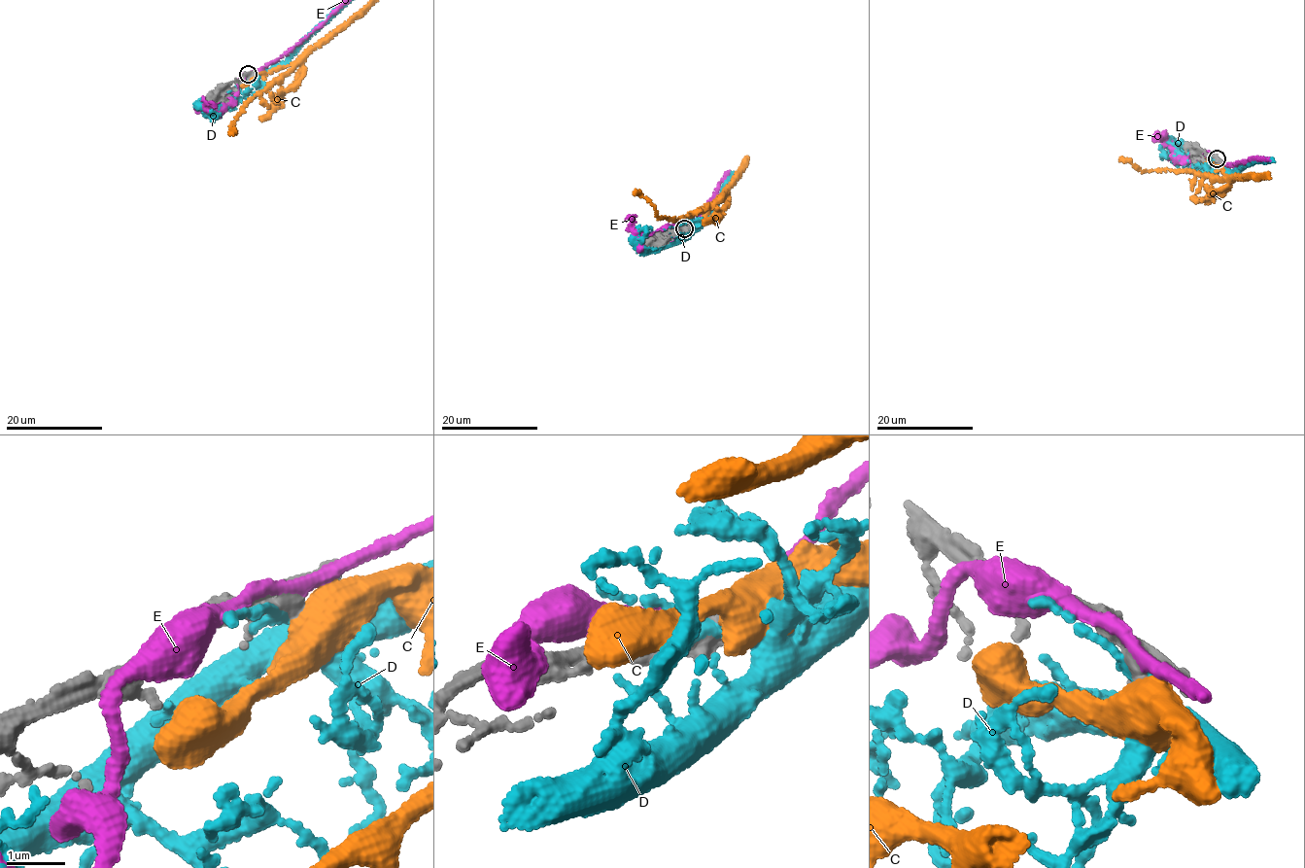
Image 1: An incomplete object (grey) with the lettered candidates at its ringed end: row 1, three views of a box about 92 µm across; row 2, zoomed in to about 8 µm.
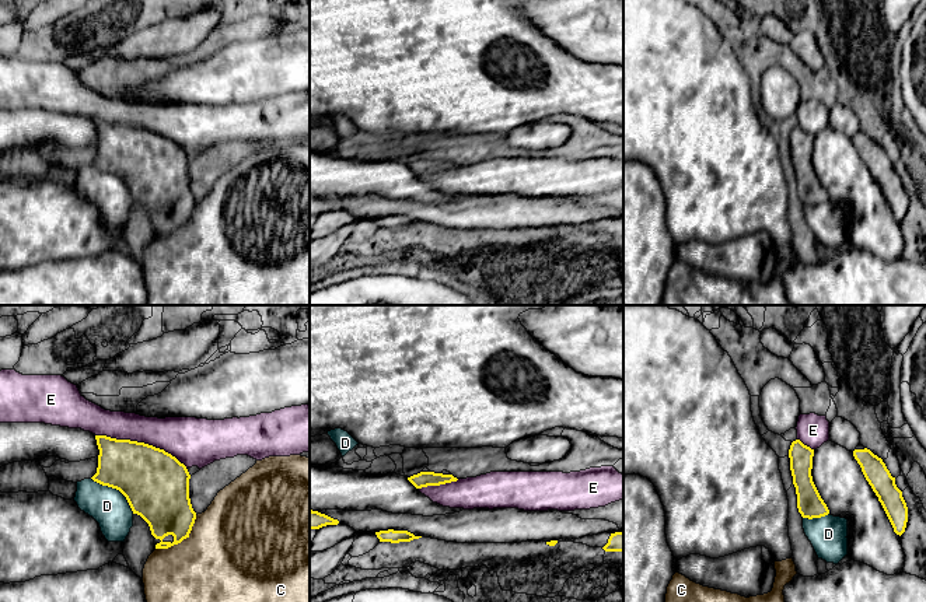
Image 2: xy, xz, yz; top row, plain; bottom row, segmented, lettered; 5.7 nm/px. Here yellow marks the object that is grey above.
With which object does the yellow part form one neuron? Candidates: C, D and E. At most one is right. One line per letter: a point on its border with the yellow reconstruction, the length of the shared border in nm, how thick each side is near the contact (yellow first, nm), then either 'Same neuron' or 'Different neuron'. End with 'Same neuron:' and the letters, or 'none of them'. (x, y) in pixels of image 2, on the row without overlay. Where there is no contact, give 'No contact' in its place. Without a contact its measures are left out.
C: Touches yellow at xy (181, 227). Shared border 300 nm. Thickness 300 nm (yellow) against 500 nm. Different neuron
D: Touches yellow at xy (116, 175). Shared border 320 nm. Thickness 380 nm (yellow) against 220 nm. Different neuron
E: Touches yellow at xy (142, 129). Shared border 550 nm. Thickness 380 nm (yellow) against 240 nm. Different neuron
Same neuron: none of them

